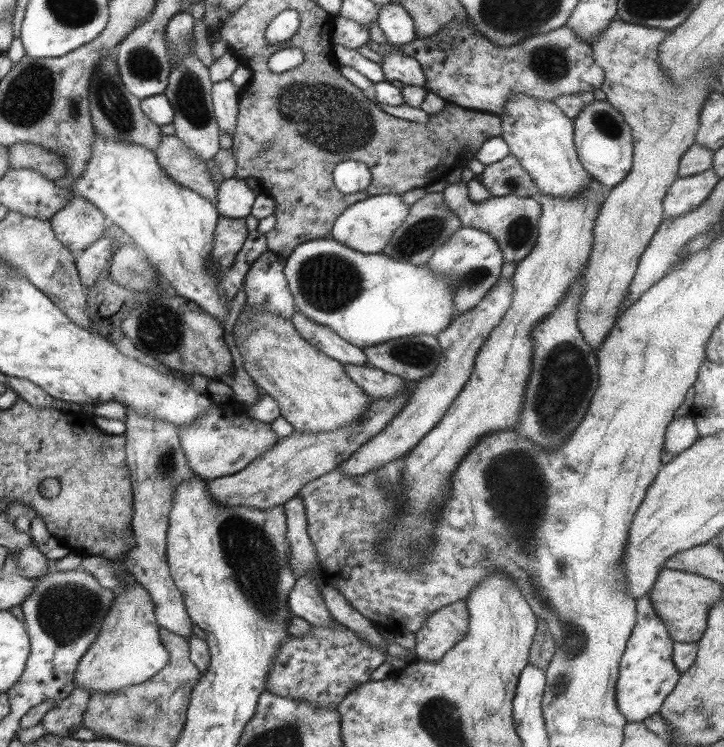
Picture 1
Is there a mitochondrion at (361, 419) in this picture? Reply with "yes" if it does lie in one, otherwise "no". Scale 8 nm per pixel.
no

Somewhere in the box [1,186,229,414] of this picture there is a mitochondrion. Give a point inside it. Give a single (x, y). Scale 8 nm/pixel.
(160, 331)

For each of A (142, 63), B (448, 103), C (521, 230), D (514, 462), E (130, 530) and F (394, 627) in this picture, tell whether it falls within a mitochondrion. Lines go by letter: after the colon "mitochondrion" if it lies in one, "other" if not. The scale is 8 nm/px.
A: mitochondrion
B: other
C: mitochondrion
D: mitochondrion
E: other
F: other

